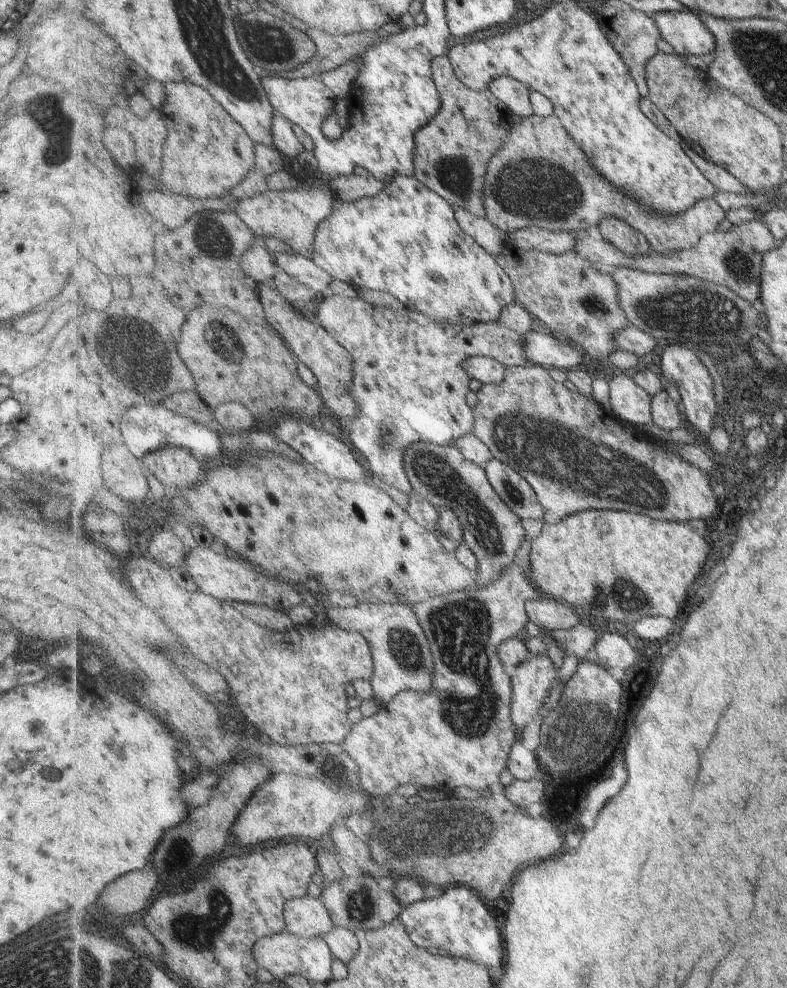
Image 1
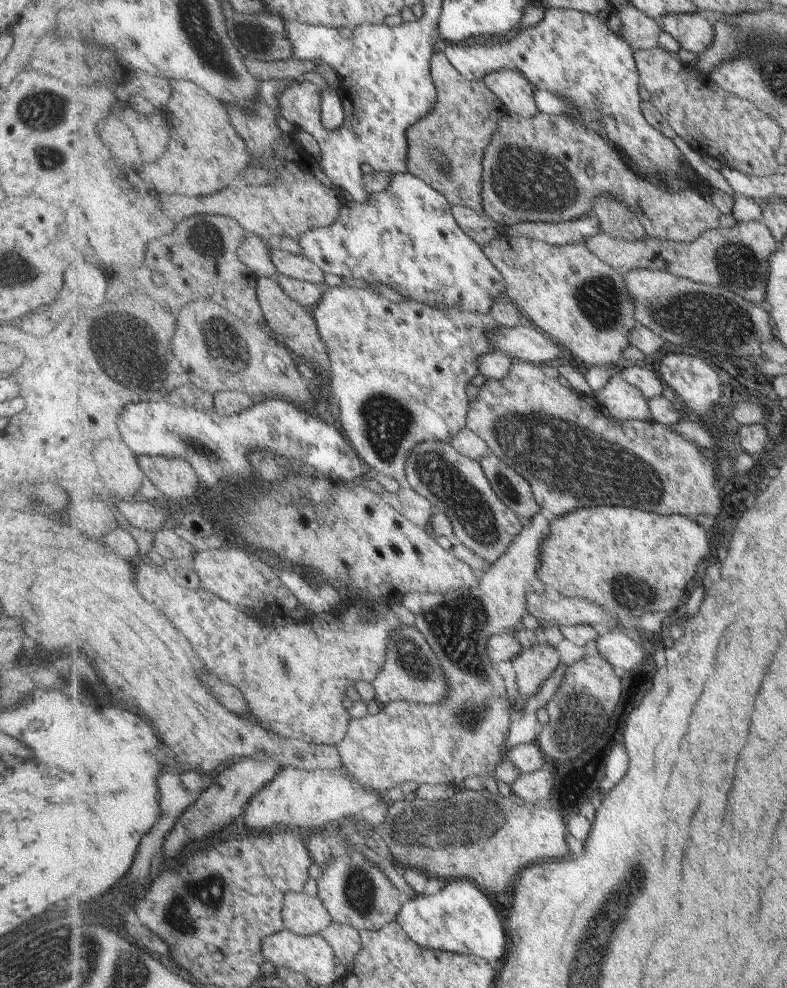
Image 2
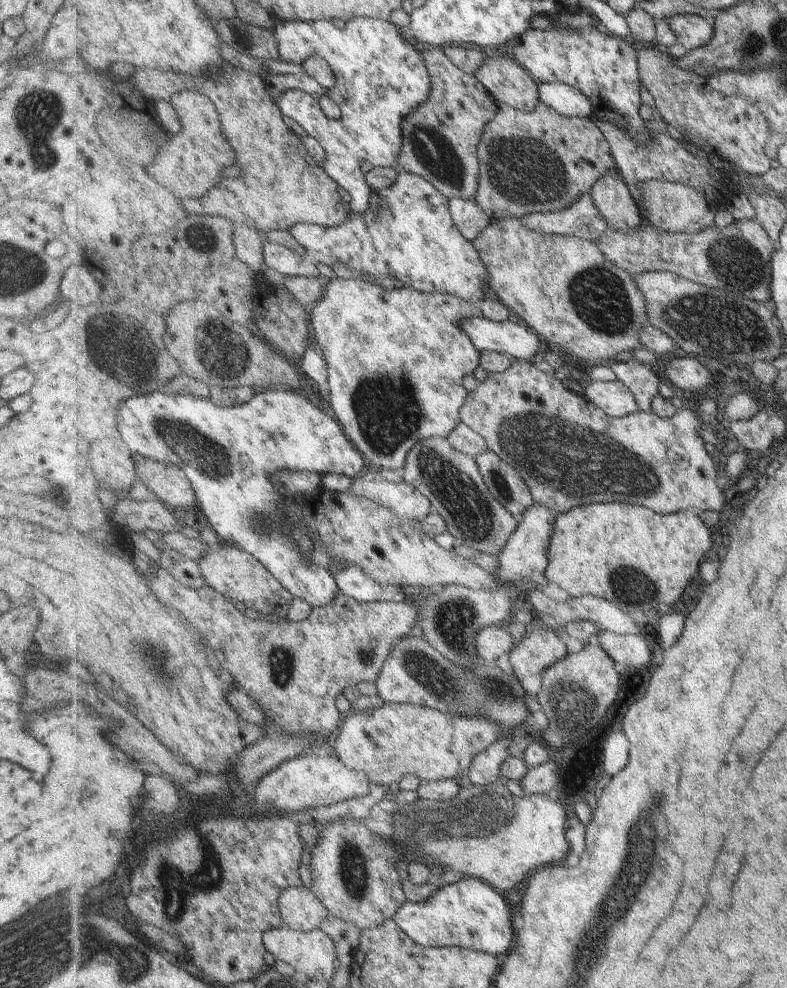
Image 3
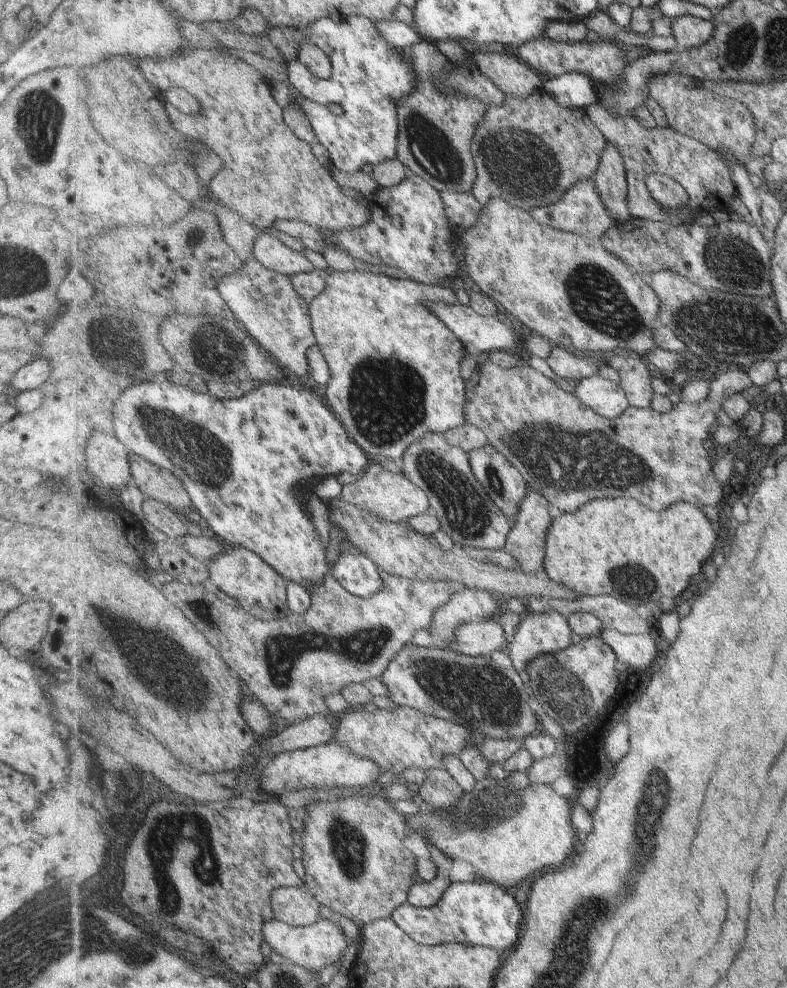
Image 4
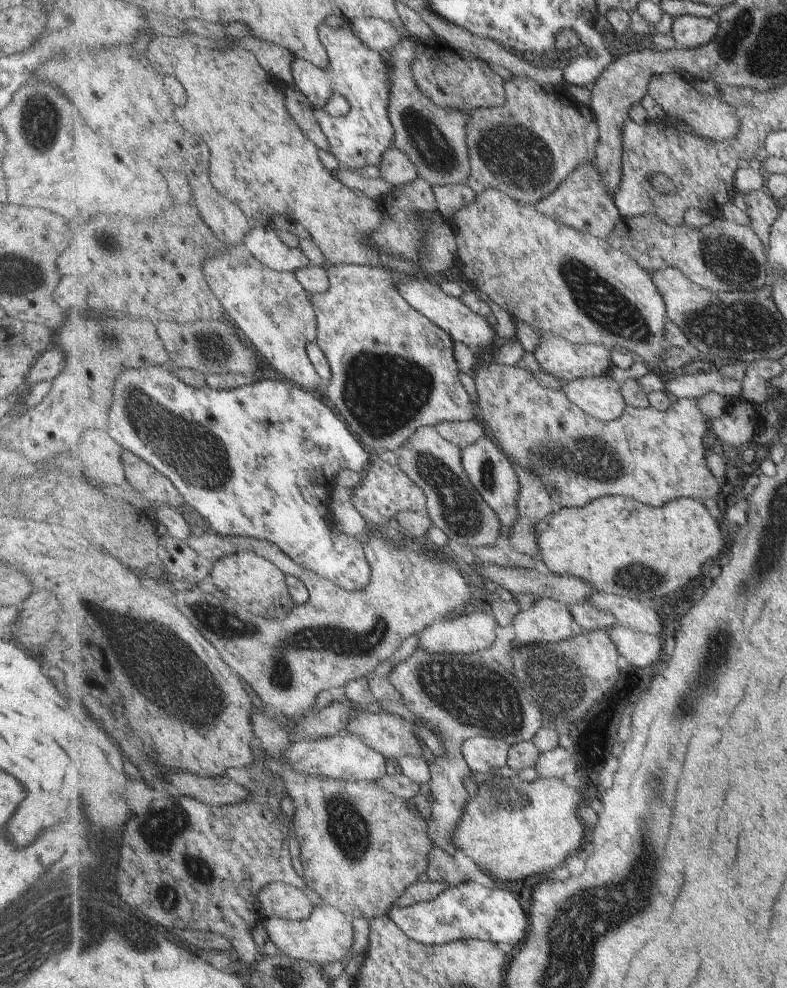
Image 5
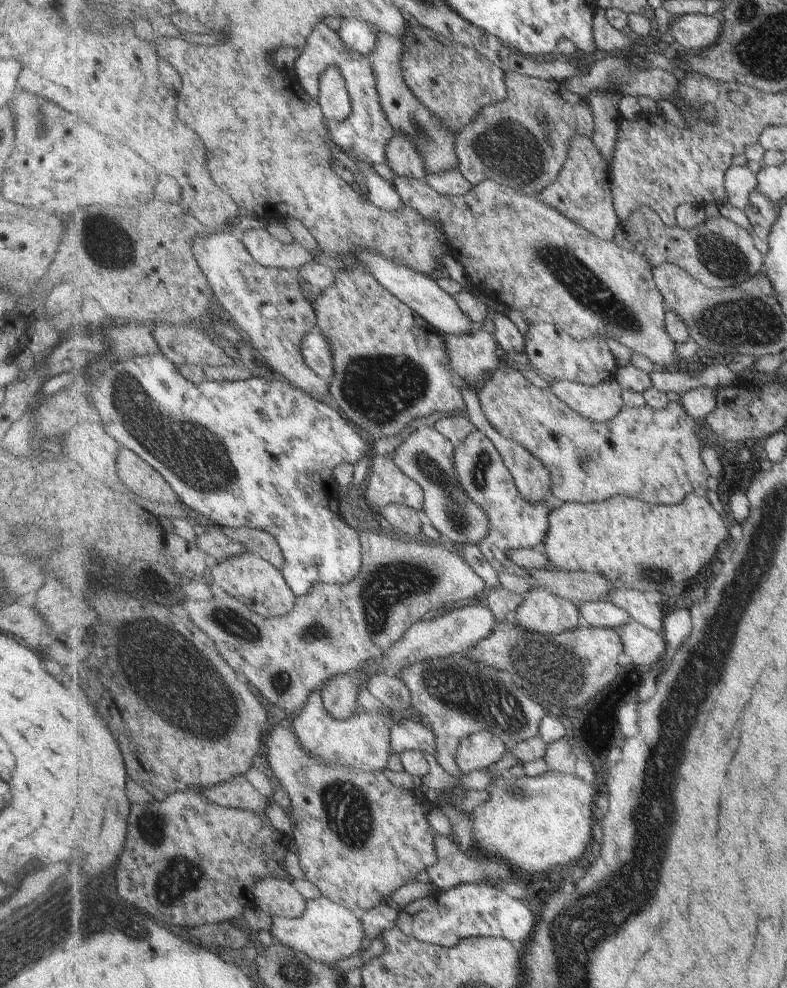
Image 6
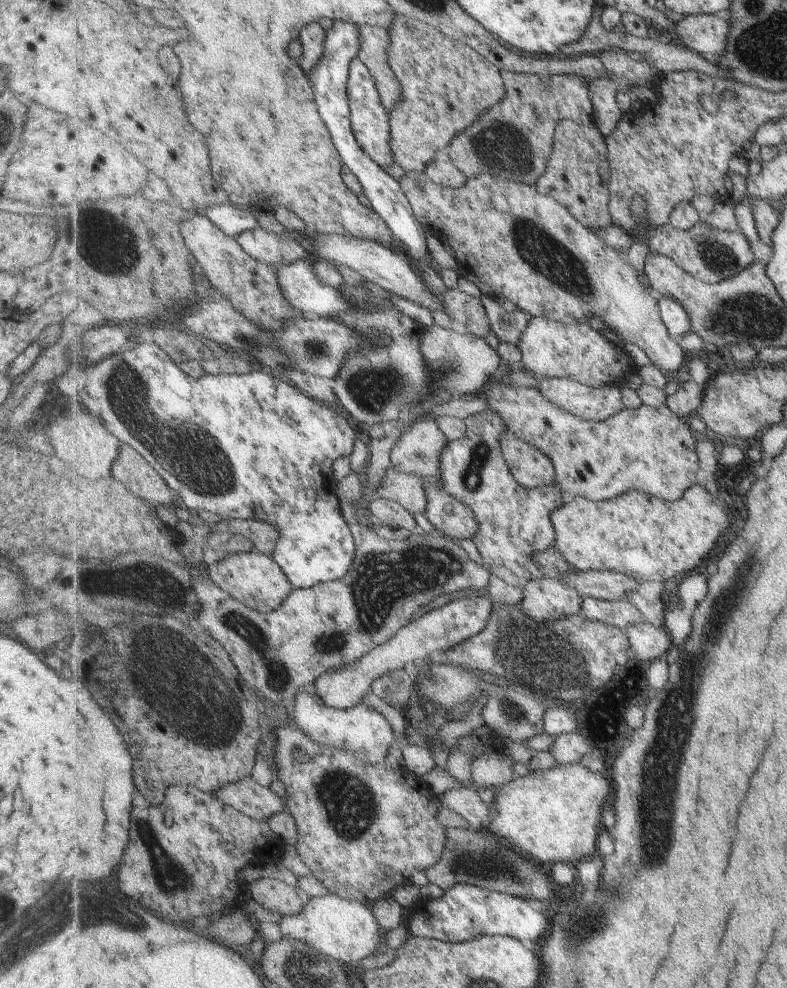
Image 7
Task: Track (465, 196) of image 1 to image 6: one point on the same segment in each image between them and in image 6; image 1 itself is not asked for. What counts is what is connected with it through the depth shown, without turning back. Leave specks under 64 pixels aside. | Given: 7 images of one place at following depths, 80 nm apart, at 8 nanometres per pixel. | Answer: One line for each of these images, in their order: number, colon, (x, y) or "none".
2: (447, 146)
3: (441, 138)
4: (436, 131)
5: (435, 138)
6: (407, 115)

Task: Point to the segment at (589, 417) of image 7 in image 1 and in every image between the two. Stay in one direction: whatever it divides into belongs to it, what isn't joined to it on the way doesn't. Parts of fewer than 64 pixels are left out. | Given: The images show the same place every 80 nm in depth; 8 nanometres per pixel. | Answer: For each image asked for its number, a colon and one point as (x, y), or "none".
1: (630, 402)
2: (624, 402)
3: (614, 398)
4: (608, 398)
5: (601, 398)
6: (600, 403)

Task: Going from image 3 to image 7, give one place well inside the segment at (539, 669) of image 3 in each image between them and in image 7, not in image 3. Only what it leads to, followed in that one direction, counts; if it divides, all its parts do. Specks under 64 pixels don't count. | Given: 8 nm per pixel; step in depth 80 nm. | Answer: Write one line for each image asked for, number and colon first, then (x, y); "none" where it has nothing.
4: (537, 634)
5: (547, 621)
6: (543, 611)
7: (547, 600)

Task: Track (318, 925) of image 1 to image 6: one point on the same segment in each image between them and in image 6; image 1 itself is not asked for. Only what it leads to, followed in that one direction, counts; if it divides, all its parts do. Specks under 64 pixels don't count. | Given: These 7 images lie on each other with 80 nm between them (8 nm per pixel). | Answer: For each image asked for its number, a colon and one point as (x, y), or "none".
2: (303, 914)
3: (300, 909)
4: (296, 906)
5: (278, 899)
6: (279, 898)

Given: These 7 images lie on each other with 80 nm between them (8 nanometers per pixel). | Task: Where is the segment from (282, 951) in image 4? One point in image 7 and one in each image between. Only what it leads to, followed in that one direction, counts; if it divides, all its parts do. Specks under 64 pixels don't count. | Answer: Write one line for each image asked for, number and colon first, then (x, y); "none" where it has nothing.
5: (326, 936)
6: (329, 932)
7: (347, 930)

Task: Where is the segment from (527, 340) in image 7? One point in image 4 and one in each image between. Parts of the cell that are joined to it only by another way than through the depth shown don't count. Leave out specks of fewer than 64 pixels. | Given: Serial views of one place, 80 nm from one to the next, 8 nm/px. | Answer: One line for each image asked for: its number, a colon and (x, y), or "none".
4: (566, 365)
5: (566, 361)
6: (552, 353)

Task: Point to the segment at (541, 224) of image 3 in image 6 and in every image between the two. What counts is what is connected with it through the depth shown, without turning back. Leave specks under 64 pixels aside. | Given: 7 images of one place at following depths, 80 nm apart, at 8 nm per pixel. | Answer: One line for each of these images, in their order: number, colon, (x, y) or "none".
4: (581, 211)
5: (582, 201)
6: (583, 190)

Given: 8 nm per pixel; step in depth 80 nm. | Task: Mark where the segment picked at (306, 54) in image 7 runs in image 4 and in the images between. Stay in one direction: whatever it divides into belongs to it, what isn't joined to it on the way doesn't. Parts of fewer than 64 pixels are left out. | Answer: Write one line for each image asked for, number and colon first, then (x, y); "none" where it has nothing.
4: (368, 76)
5: (361, 139)
6: (367, 133)

